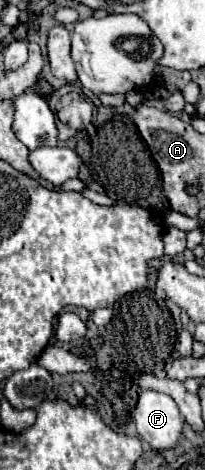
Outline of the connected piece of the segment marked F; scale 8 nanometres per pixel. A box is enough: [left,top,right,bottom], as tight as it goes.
[131,390,185,450]

